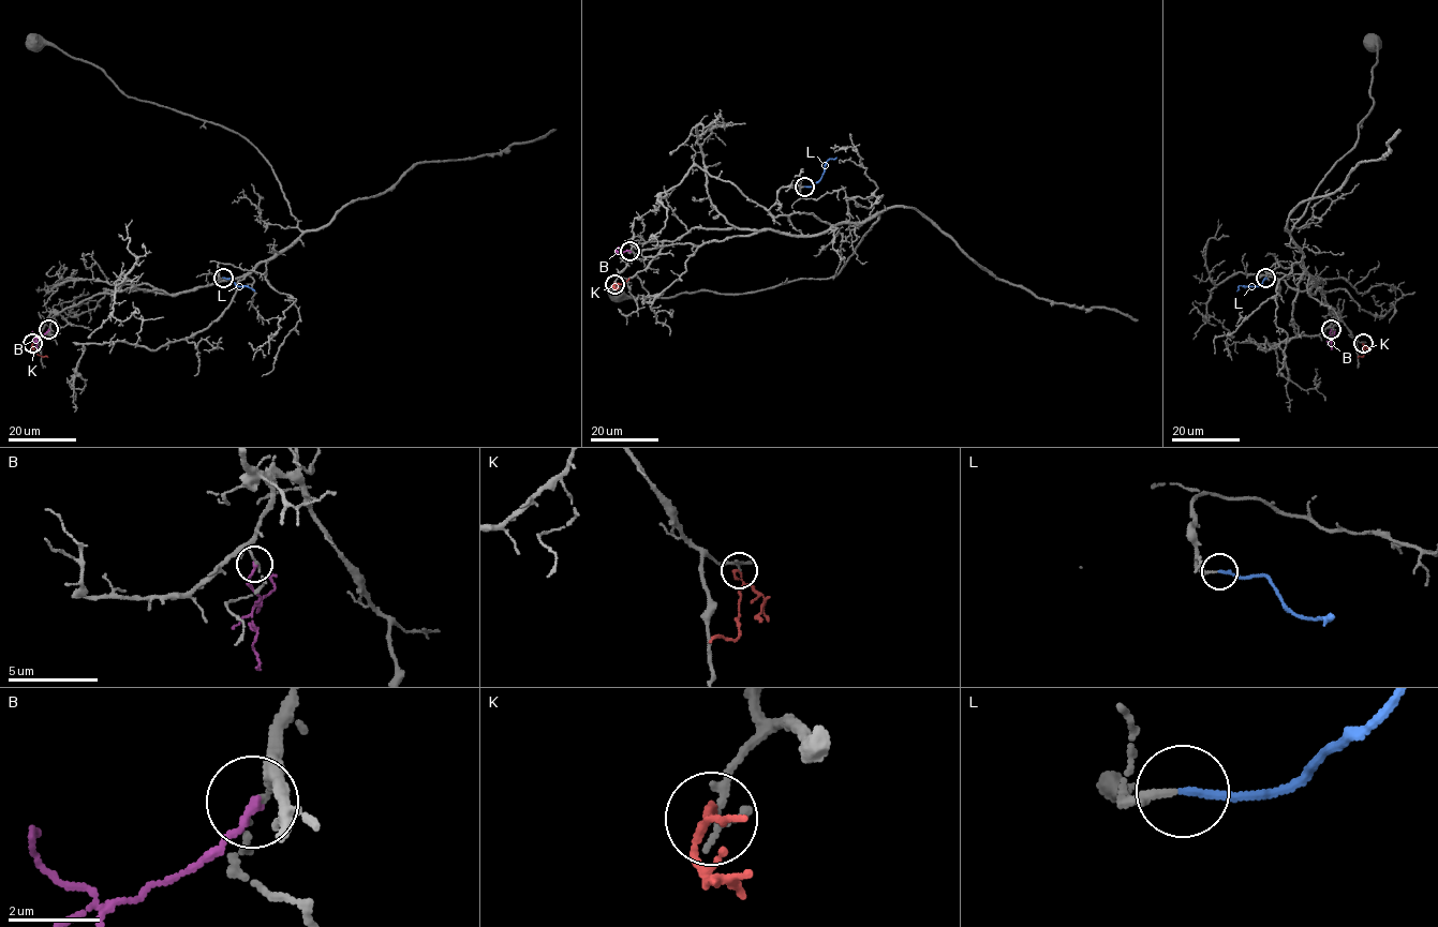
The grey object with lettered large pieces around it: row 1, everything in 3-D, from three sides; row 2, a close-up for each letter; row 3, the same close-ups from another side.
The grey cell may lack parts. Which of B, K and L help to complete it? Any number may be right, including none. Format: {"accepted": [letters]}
{"accepted": ["L"]}

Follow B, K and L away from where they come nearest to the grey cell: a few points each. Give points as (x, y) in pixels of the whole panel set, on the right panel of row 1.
B: (1331, 329), (1331, 349)
K: (1363, 343), (1363, 355), (1358, 357)
L: (1266, 278), (1260, 286), (1241, 286), (1236, 292)

